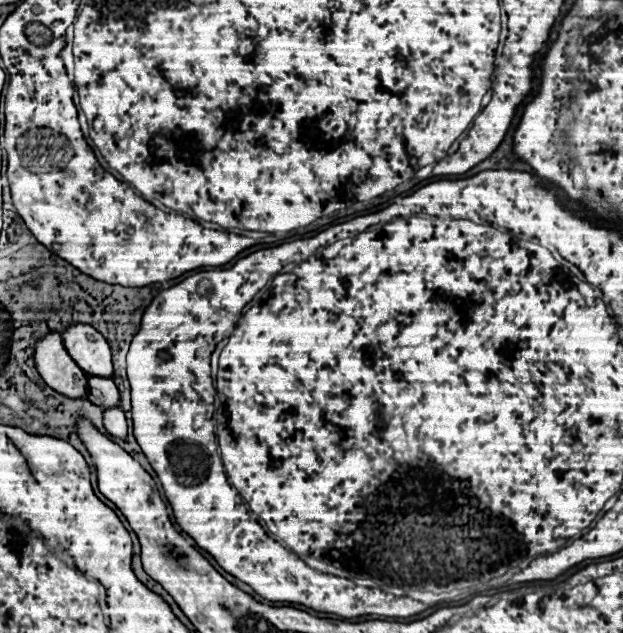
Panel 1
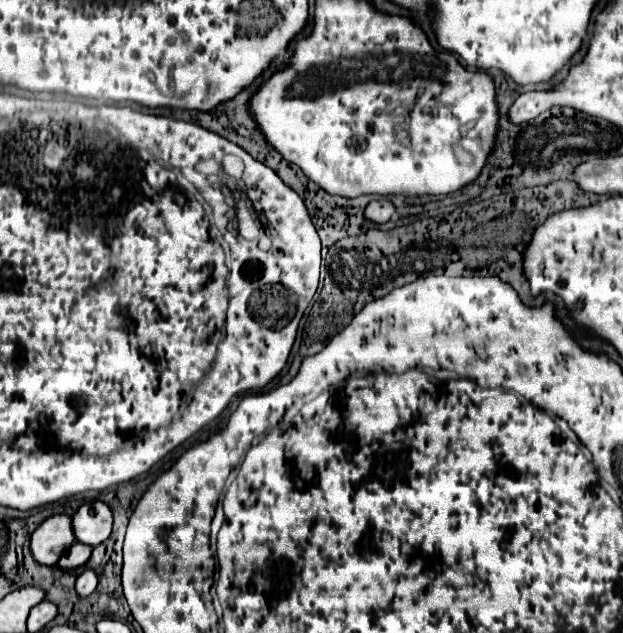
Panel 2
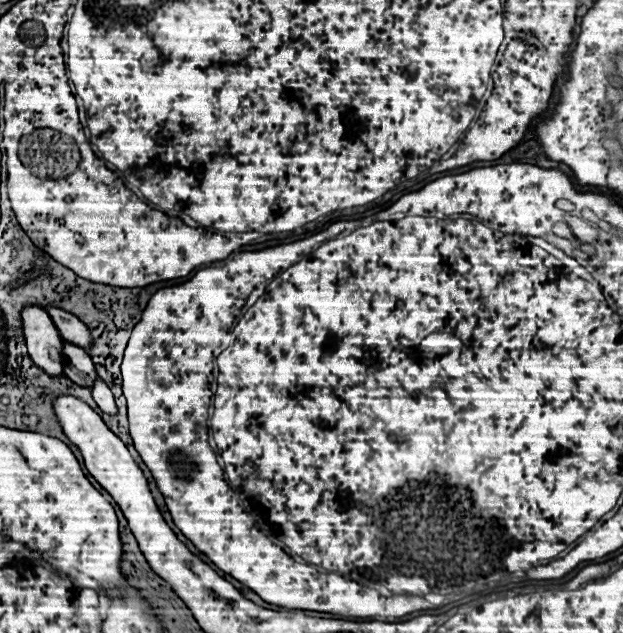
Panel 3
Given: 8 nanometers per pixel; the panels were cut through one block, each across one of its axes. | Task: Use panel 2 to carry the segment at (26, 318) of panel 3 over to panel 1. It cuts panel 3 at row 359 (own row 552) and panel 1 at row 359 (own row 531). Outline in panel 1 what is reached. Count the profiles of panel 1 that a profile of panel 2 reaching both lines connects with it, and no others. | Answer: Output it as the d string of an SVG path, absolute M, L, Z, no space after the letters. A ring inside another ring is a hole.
M50 332L36 344L36 368L44 382L68 398L88 398L88 378L64 350L58 332Z

